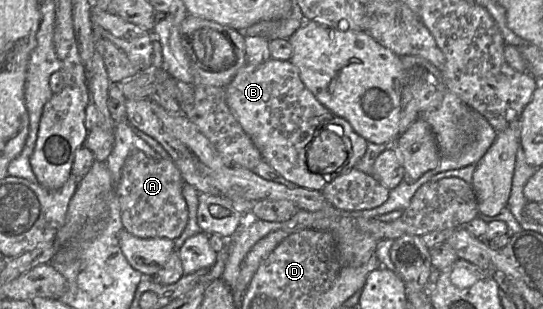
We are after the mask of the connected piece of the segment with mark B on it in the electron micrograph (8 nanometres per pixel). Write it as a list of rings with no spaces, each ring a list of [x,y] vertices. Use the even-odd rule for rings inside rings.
[[[270,58],[258,65],[247,63],[227,86],[226,102],[260,150],[263,160],[298,187],[322,192],[332,180],[353,169],[367,150],[368,141],[345,118],[337,116],[319,102],[302,82],[298,69],[290,60]],[[323,129],[342,137],[348,149],[345,164],[336,172],[325,175],[311,172],[307,165],[308,146]]]

